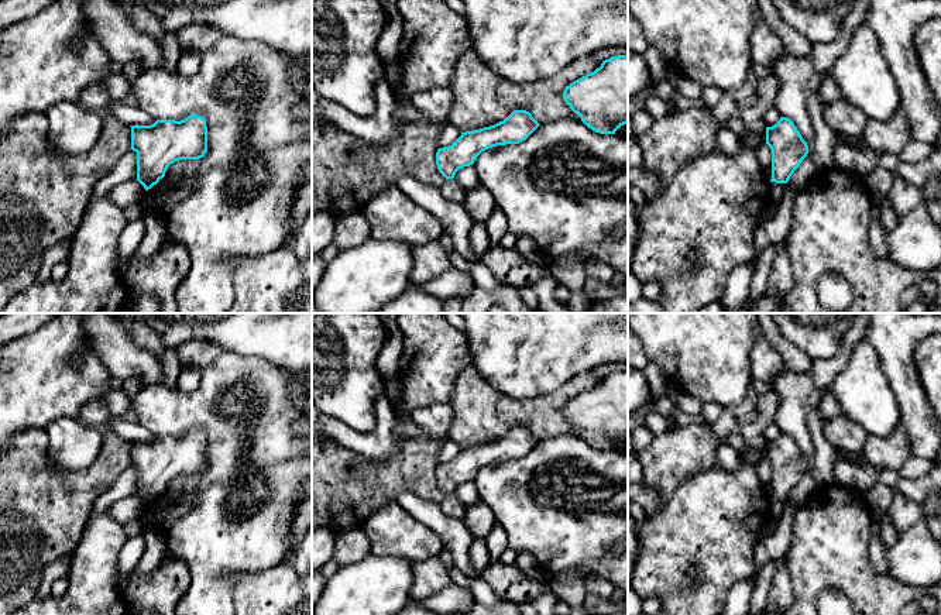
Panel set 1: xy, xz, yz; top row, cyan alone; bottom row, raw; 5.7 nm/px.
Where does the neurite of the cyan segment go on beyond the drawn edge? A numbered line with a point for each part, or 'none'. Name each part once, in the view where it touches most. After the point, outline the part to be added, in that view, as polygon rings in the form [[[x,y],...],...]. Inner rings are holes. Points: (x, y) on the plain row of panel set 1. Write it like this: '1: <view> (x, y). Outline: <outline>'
none

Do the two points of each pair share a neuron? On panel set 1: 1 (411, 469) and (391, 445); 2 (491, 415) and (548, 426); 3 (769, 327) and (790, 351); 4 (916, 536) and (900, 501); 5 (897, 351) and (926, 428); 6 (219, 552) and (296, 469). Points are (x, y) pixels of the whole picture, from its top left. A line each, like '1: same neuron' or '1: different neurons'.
1: different neurons
2: same neuron
3: same neuron
4: different neurons
5: same neuron
6: same neuron

